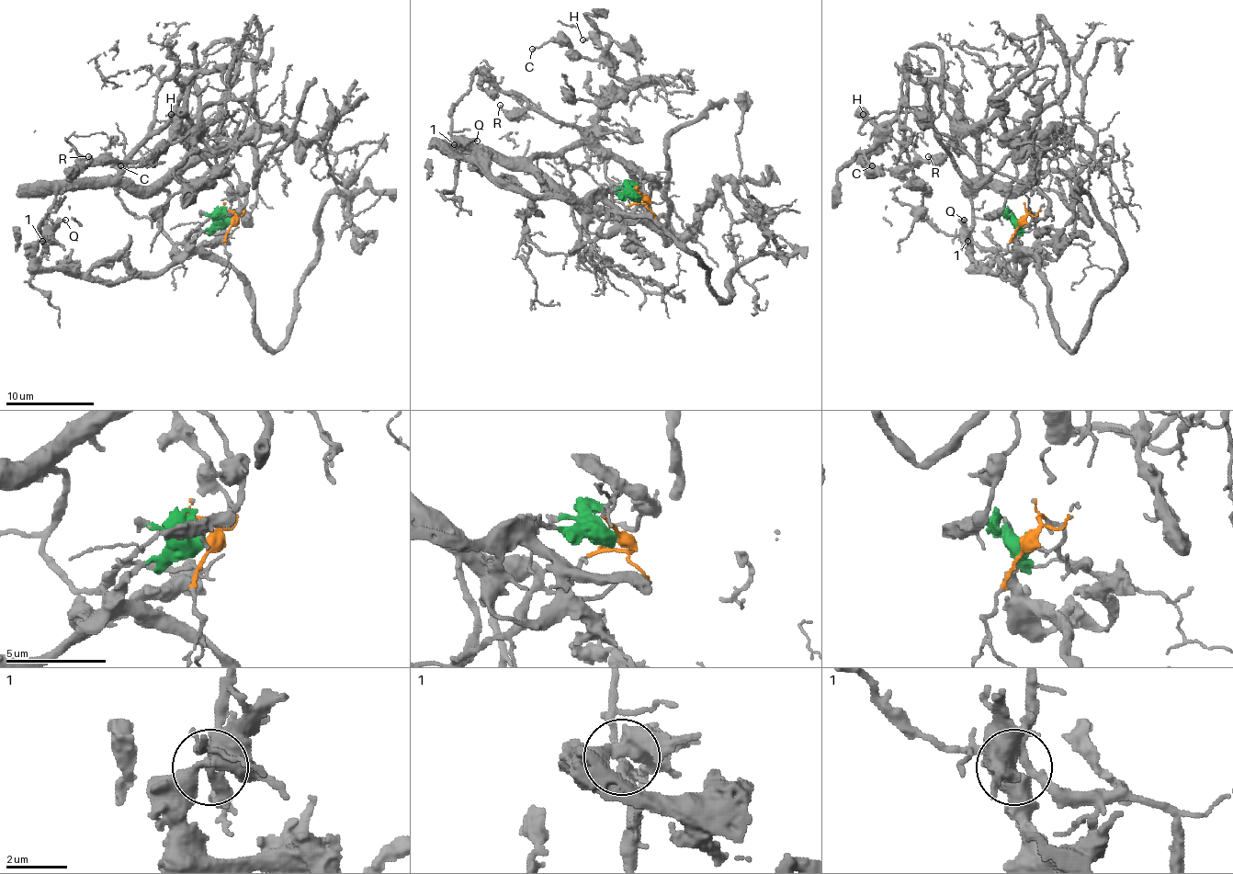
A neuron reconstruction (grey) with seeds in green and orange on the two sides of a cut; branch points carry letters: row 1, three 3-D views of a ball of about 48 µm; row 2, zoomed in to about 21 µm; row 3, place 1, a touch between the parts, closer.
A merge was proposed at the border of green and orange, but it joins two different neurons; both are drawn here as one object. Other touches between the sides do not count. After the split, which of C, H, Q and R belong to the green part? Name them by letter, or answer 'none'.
Q

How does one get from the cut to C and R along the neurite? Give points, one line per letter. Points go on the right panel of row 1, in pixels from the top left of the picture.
C: (1023, 221), (1063, 243), (1076, 225), (1032, 186), (1032, 145), (921, 74), (873, 165)
R: (1023, 221), (1030, 209), (1063, 243), (1076, 225), (1034, 187), (1023, 139), (974, 132), (928, 156)

